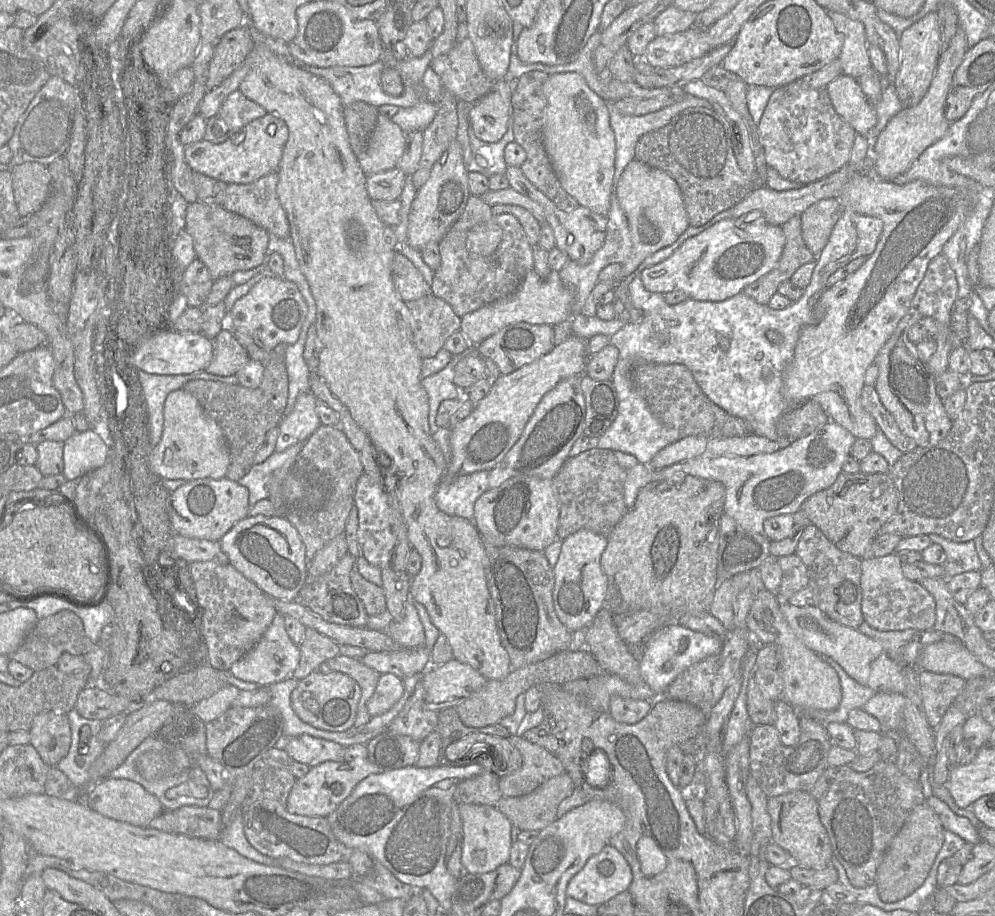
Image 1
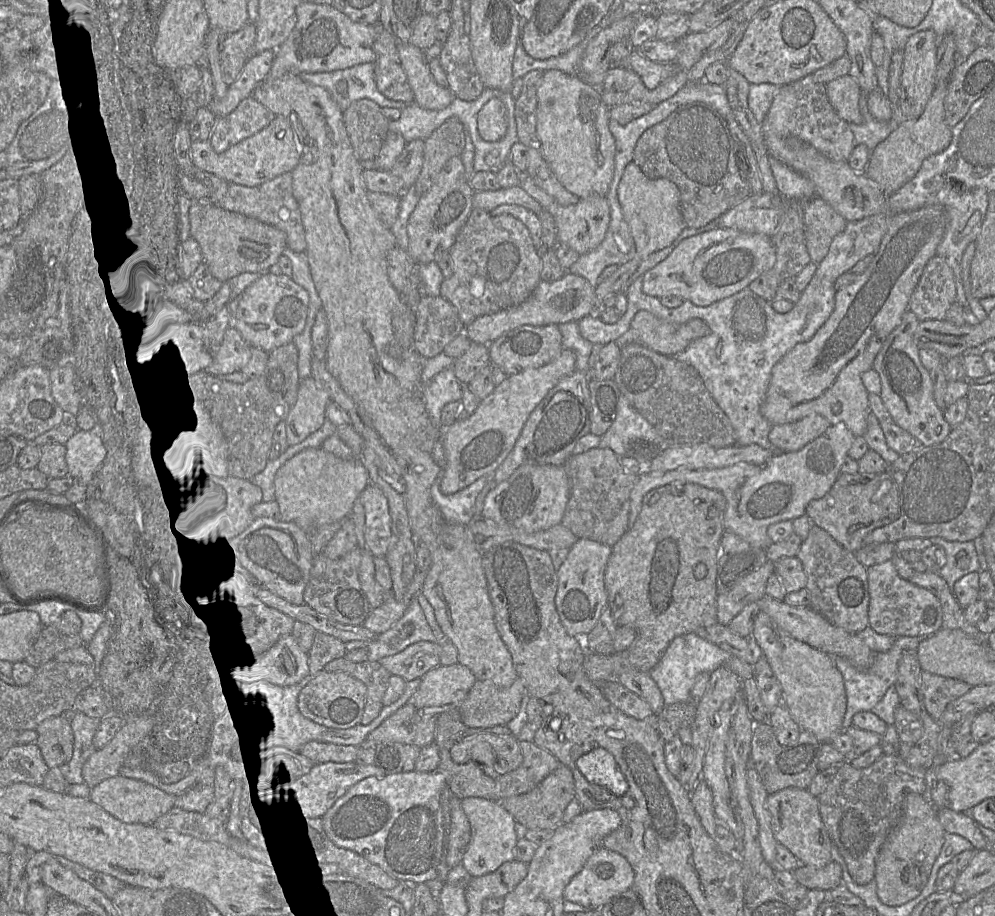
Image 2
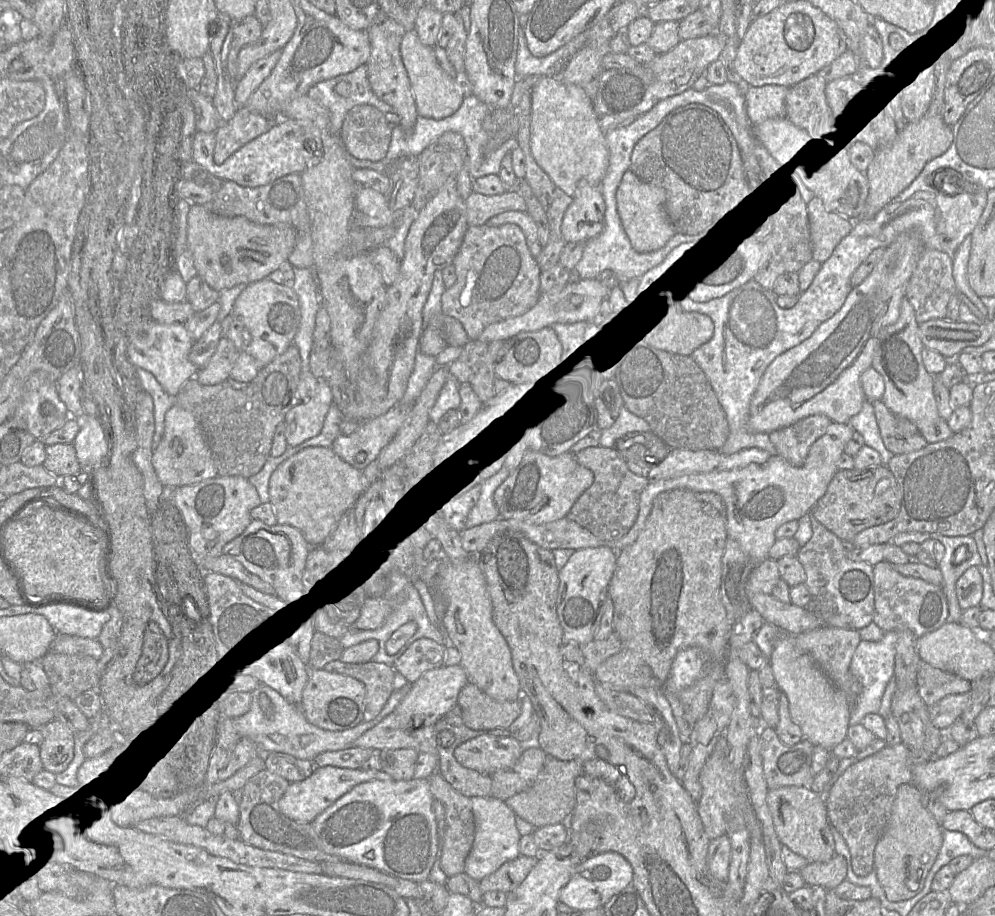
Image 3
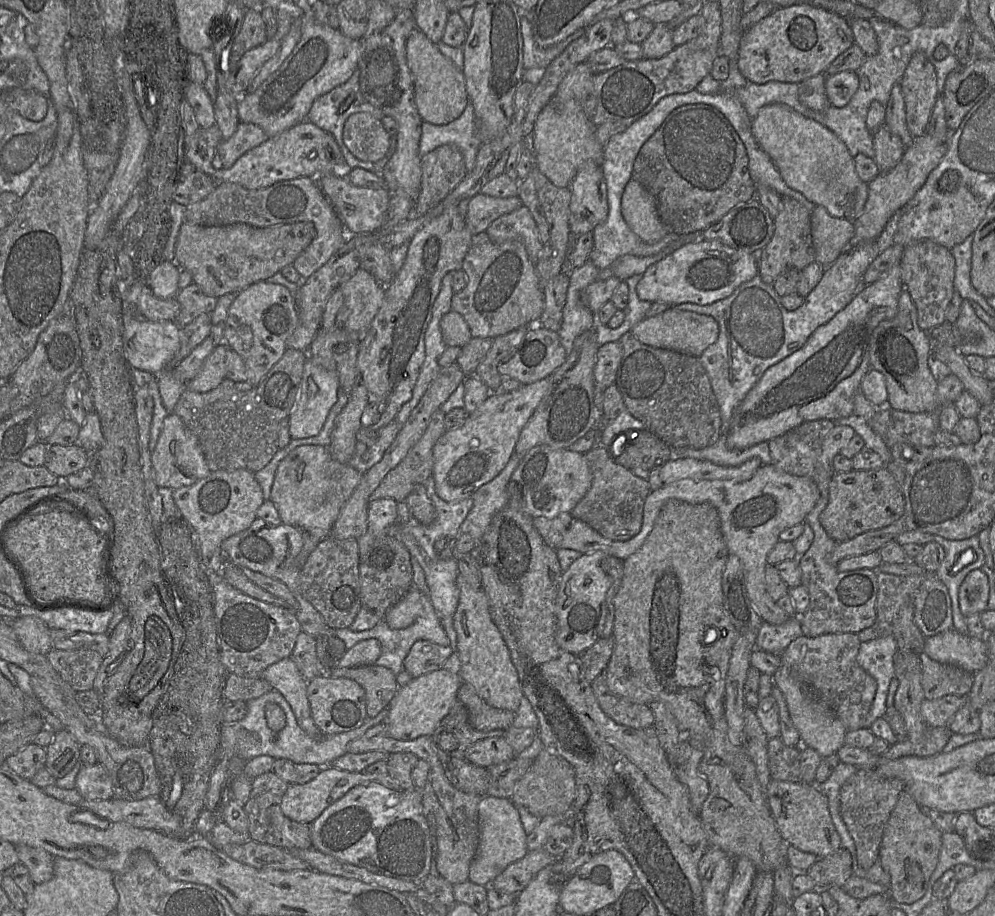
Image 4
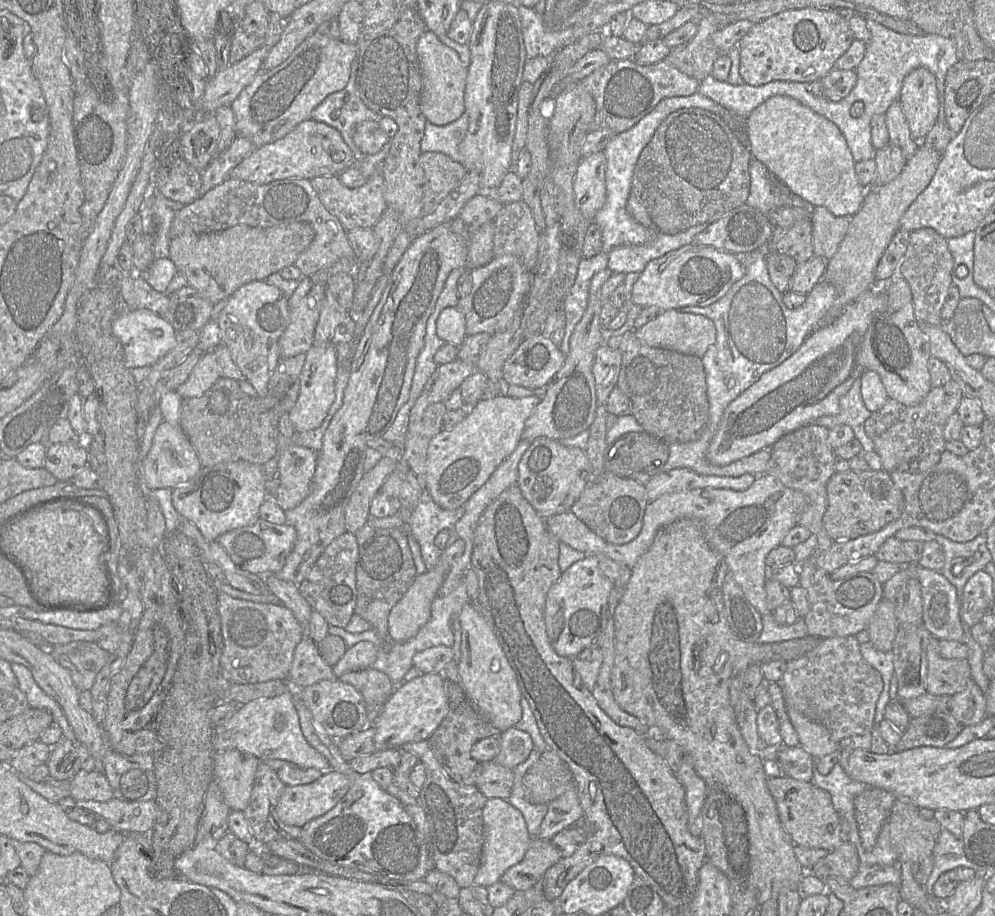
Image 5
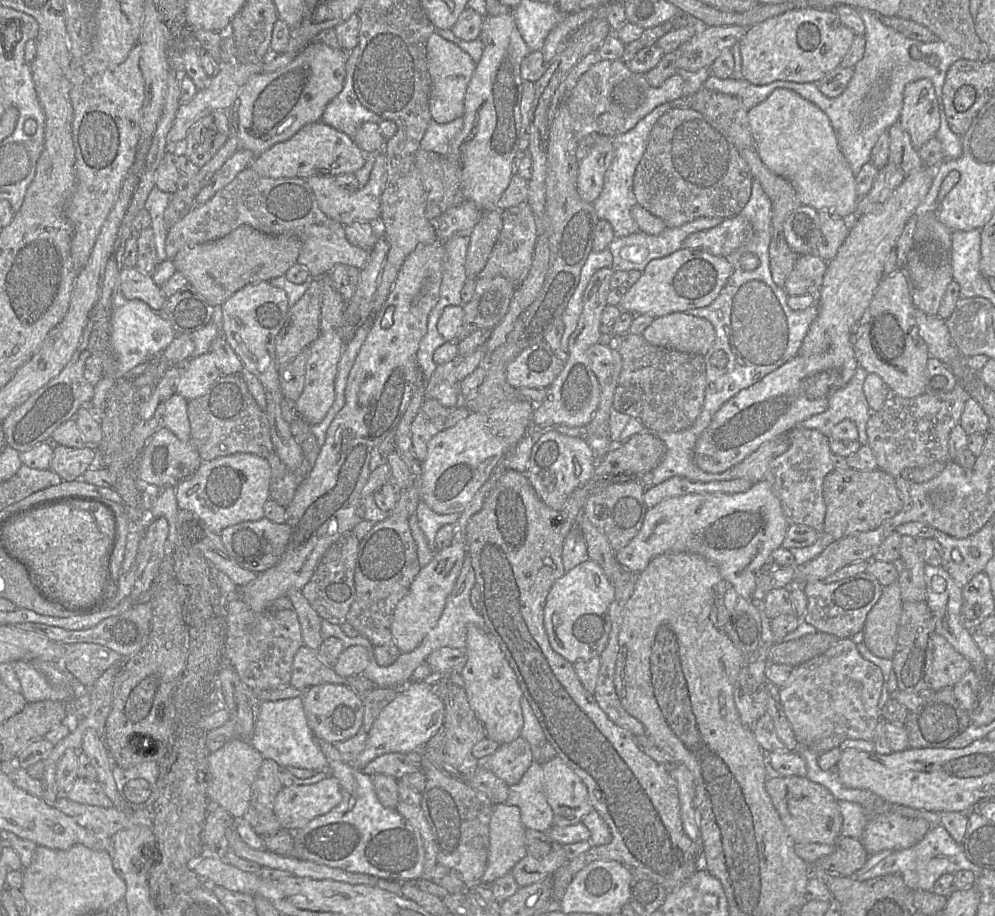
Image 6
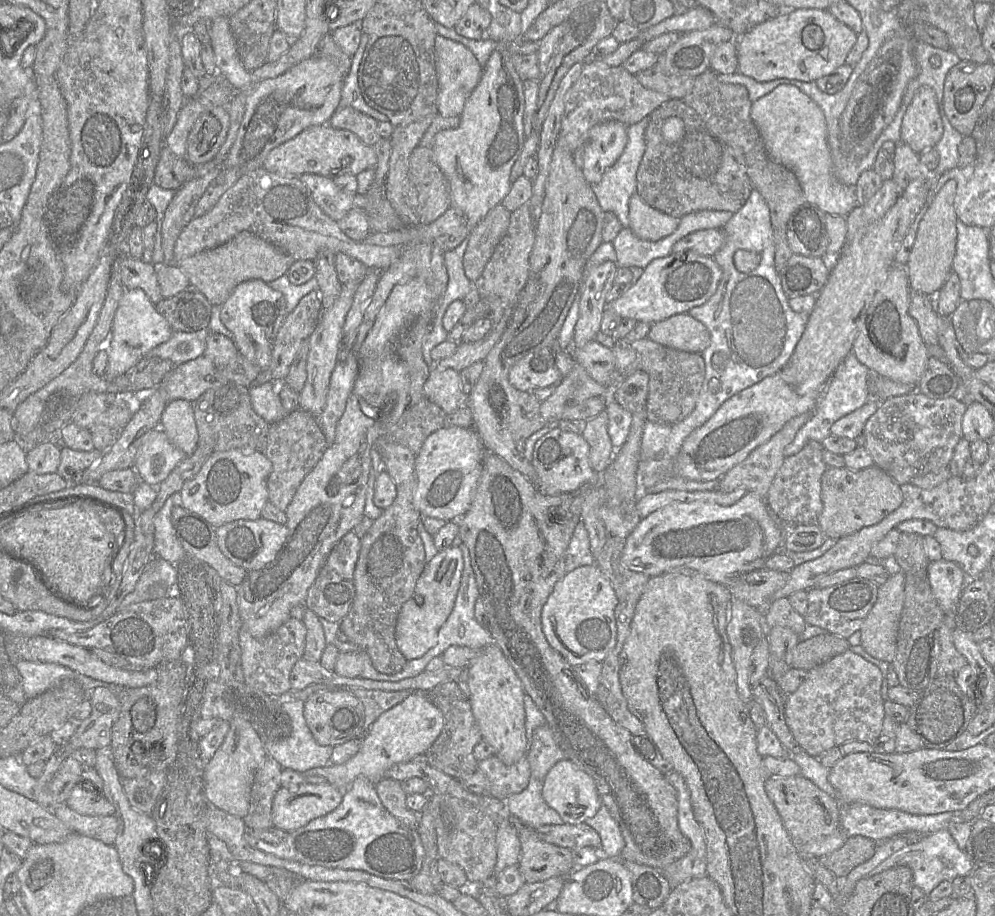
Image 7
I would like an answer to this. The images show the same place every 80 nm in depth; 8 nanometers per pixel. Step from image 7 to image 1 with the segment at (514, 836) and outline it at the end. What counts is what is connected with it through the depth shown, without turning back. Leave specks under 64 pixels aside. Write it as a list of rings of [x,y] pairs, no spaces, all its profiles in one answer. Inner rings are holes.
[[[458,804],[462,818],[461,861],[471,874],[483,874],[508,863],[512,823],[496,806],[484,804]]]

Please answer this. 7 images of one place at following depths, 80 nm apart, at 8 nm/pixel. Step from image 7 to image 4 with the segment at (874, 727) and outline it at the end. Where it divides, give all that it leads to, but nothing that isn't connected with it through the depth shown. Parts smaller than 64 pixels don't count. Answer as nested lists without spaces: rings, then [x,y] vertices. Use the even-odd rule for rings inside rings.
[[[828,633],[815,637],[802,634],[780,656],[791,675],[834,712],[847,732],[864,727],[877,689],[875,679],[857,663],[860,643],[857,633]]]

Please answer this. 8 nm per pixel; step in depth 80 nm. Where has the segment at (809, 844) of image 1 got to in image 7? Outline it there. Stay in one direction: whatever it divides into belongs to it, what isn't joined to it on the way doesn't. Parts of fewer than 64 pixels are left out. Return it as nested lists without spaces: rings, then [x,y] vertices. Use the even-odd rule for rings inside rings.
[[[801,774],[795,776],[768,776],[764,788],[777,809],[784,827],[796,845],[833,834],[840,829],[841,804]]]

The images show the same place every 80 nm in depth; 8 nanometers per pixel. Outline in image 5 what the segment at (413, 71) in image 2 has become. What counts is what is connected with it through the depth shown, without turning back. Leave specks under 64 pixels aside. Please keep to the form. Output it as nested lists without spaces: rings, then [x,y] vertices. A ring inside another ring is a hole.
[[[428,30],[420,36],[416,52],[422,77],[419,104],[426,120],[437,126],[457,120],[465,111],[464,92],[468,67],[462,63],[454,49],[442,43],[435,33]]]

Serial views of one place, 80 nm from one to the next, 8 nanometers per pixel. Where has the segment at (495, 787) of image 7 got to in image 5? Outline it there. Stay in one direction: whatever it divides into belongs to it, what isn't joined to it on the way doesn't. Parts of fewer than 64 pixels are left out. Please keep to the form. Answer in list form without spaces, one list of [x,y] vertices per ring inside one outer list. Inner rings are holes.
[[[511,727],[500,734],[500,752],[494,761],[513,770],[525,761],[533,749],[531,736],[515,727]]]

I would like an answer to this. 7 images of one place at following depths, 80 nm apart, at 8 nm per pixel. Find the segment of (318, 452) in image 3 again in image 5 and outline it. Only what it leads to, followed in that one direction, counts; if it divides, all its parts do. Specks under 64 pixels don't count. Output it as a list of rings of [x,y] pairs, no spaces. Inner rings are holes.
[[[278,431],[278,487],[275,502],[284,510],[301,503],[309,494],[318,452],[291,443]]]

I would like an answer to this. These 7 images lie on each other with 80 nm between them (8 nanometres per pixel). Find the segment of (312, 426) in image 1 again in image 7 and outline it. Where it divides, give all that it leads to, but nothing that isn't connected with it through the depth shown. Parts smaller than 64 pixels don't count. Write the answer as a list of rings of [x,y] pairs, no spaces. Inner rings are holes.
[[[348,282],[342,285],[339,297],[330,308],[322,311],[320,320],[308,339],[307,380],[299,394],[299,409],[310,413],[314,417],[320,417],[323,412],[330,378],[338,362],[338,352],[343,337],[343,325],[359,284],[360,282]]]

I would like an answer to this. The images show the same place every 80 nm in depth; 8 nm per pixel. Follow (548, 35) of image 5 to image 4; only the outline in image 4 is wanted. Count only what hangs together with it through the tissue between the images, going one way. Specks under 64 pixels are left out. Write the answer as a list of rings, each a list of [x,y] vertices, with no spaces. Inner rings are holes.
[[[518,8],[521,24],[521,34],[523,39],[523,67],[546,68],[552,60],[560,55],[570,43],[580,38],[586,31],[586,28],[580,28],[569,35],[563,41],[547,48],[540,48],[534,41],[531,29],[531,23],[527,19],[526,10]]]

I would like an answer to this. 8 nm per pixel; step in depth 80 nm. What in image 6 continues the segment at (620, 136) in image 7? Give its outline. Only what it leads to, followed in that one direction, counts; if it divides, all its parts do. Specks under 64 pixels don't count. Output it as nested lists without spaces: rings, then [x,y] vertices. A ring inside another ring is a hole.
[[[599,137],[586,157],[579,162],[577,191],[580,197],[594,203],[599,197],[604,175],[614,157],[613,137]]]

